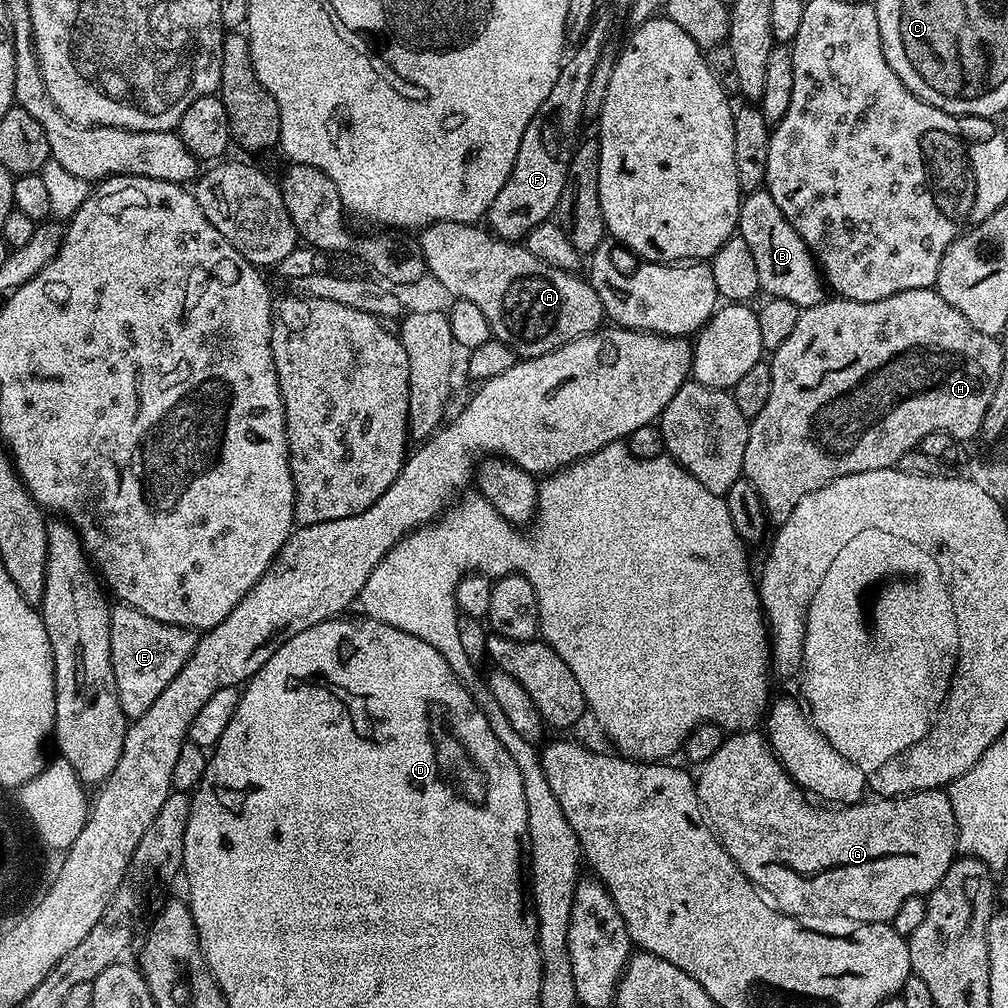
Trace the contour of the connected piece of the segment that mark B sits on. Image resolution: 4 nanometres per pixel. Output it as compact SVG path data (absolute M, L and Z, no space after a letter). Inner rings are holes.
M767 190L749 192L740 201L738 234L750 246L754 267L758 270L760 292L774 299L794 302L801 310L823 304L826 299L826 284L816 263L816 257L802 242L798 230L778 210L774 198Z

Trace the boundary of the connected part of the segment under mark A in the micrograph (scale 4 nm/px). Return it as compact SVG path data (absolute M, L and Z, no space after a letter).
M462 222L429 224L418 236L424 267L446 286L452 297L474 302L474 306L482 310L486 322L490 322L493 337L501 340L517 357L529 360L550 354L550 350L558 350L558 346L566 346L566 342L595 332L605 323L602 302L583 275L558 270L534 258L534 254L530 254L523 243L502 240L491 231L481 228L476 224Z

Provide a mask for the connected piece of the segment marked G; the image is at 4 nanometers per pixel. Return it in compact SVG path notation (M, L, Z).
M736 730L725 735L722 746L718 746L714 758L706 761L699 772L695 777L696 792L700 796L700 804L704 807L708 823L711 824L716 837L719 838L721 846L727 850L730 858L734 858L734 862L743 870L746 878L751 880L765 897L770 898L775 907L788 916L797 918L809 918L808 916L835 918L841 916L858 922L889 923L894 918L894 914L898 914L898 906L902 906L902 902L906 902L906 898L927 897L929 892L933 892L938 886L938 882L942 882L946 870L950 870L953 860L958 856L954 806L950 802L947 791L939 788L927 788L921 792L910 792L902 796L871 798L872 800L861 799L855 804L844 804L843 806L815 808L811 804L813 801L806 795L805 789L801 788L792 779L792 775L784 769L784 765L781 764L780 759L773 752L771 744L768 743L765 733L760 730Z

